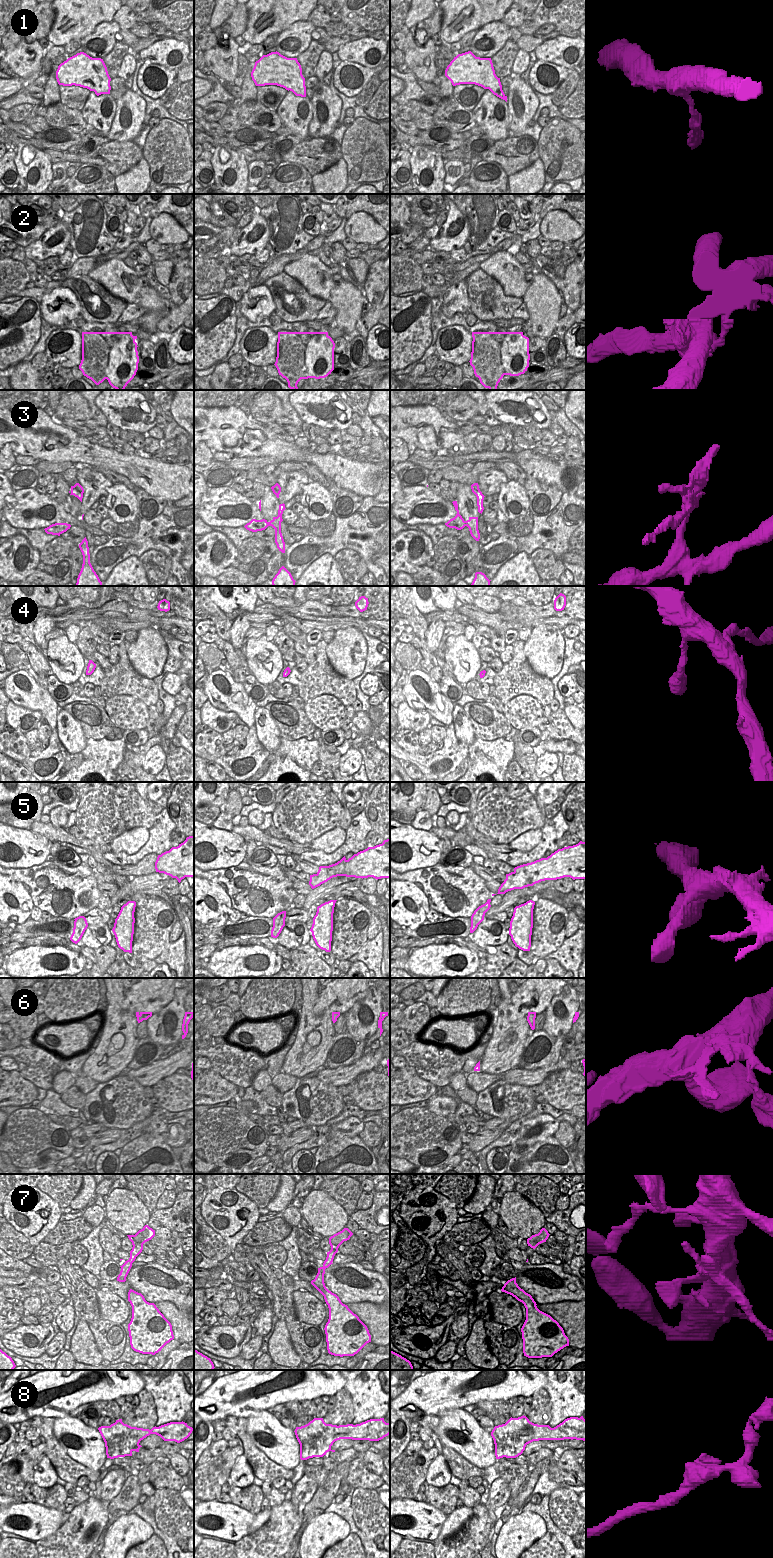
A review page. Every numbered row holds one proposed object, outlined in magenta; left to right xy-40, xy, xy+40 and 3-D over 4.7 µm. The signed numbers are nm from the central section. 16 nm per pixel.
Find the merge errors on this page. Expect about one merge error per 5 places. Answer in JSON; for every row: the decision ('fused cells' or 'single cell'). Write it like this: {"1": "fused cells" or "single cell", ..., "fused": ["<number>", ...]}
{"1": "single cell", "2": "fused cells", "3": "fused cells", "4": "single cell", "5": "single cell", "6": "fused cells", "7": "fused cells", "8": "single cell", "fused": ["2", "3", "6", "7"]}

